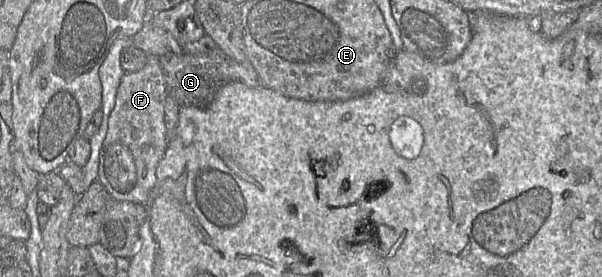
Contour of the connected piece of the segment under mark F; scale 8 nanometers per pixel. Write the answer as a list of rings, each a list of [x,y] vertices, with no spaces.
[[[148,55],[141,70],[123,74],[99,153],[97,179],[112,198],[143,206],[147,201],[156,183],[157,166],[168,143],[164,123],[166,98],[167,86],[158,56]]]

